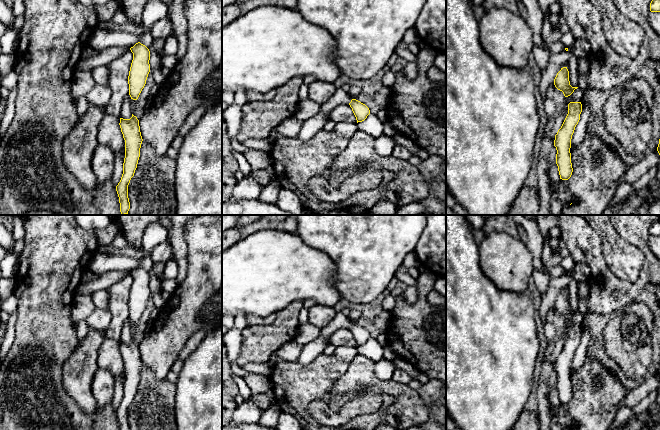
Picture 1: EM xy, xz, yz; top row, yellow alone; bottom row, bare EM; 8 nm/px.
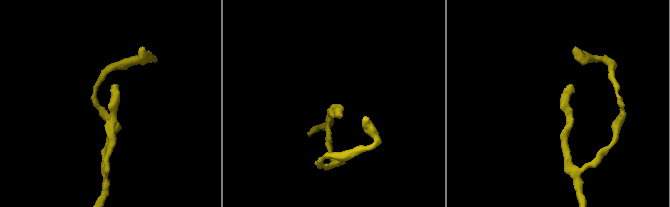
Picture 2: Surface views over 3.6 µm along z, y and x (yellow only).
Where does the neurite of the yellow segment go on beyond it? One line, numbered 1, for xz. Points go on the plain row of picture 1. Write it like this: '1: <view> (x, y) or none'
1: xz (340, 321)

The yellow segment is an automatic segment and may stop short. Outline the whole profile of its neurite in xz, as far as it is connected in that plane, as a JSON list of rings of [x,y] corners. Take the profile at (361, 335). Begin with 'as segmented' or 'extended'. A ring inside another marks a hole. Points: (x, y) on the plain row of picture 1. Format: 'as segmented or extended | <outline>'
extended | [[[337,312],[332,321],[325,327],[320,329],[320,337],[328,339],[335,331],[349,328],[356,341],[357,347],[364,345],[370,338],[369,332],[356,323],[351,323],[348,316],[342,312]]]

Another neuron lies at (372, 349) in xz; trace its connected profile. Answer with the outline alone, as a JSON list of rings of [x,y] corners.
[[[370,337],[364,345],[357,347],[357,352],[358,355],[377,362],[383,358],[384,349],[376,339]]]

